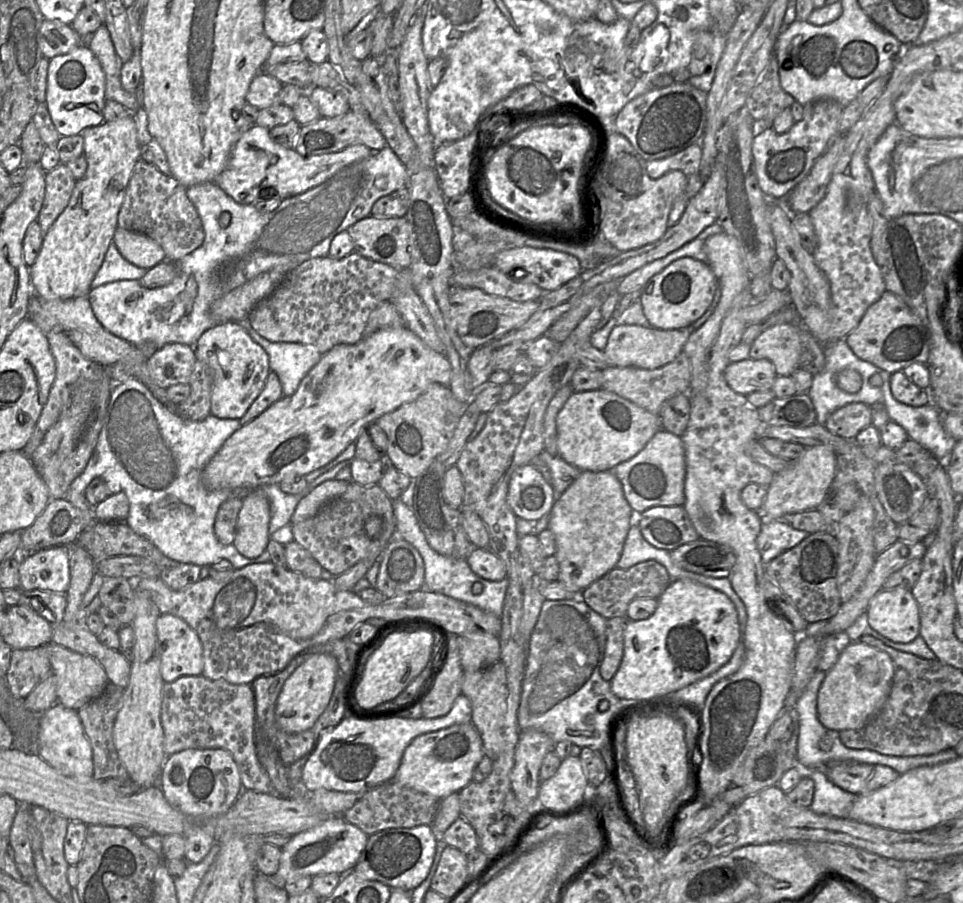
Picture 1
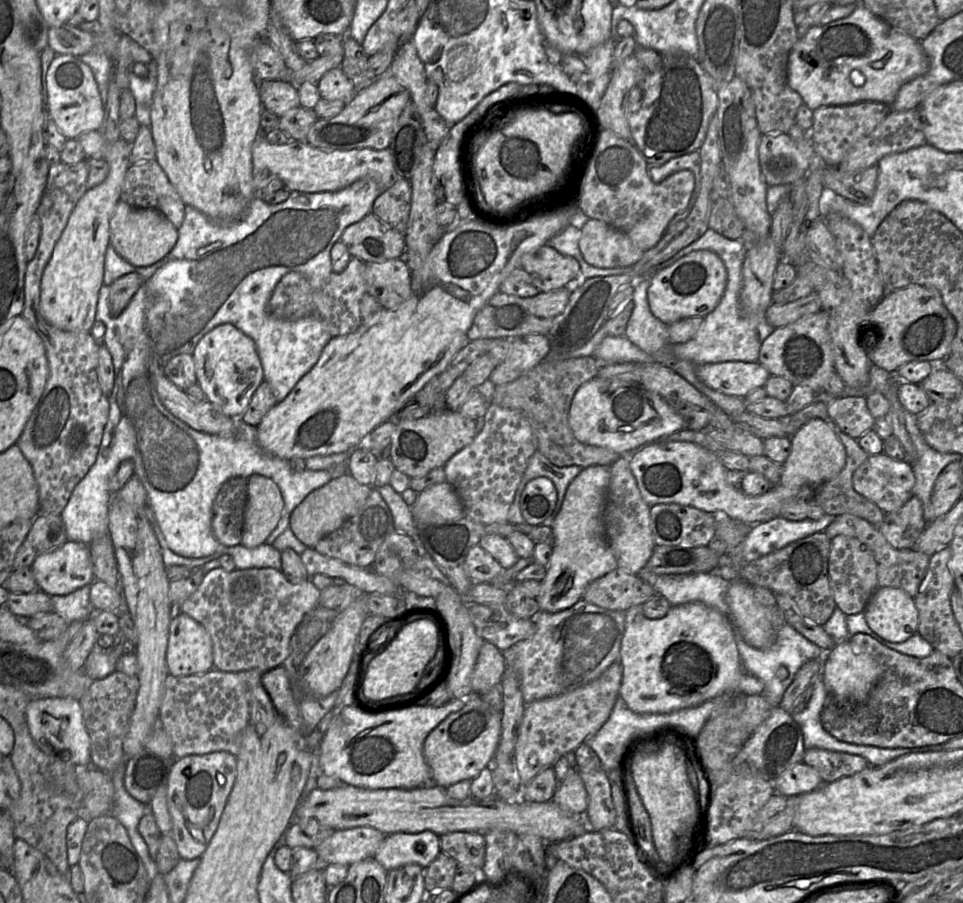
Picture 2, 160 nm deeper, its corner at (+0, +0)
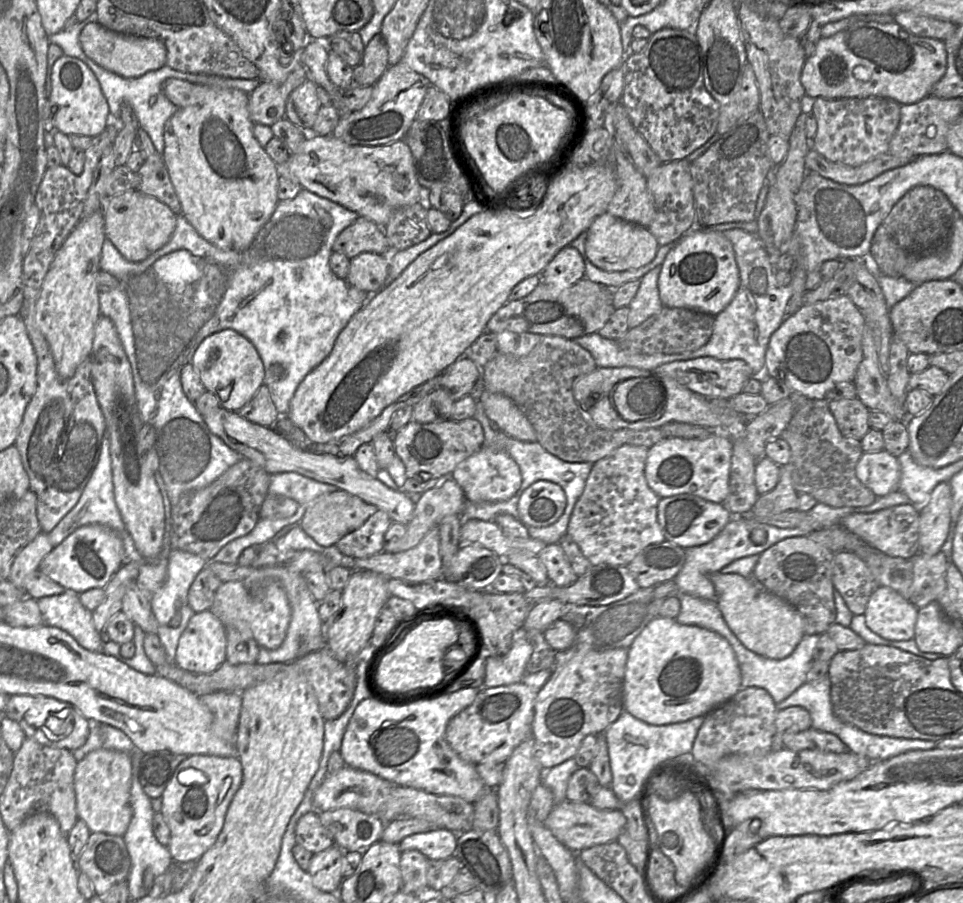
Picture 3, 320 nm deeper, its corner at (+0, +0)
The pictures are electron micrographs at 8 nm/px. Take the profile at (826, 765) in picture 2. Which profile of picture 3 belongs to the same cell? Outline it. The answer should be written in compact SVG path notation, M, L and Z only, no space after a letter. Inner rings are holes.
M813 728L798 733L785 734L783 748L792 751L809 749L836 754L849 751L848 747L836 735Z

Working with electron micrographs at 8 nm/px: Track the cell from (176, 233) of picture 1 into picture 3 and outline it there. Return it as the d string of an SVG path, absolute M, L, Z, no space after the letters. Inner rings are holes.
M156 153L146 158L137 172L140 184L137 191L152 196L176 215L181 215L181 205L170 180L162 155Z

